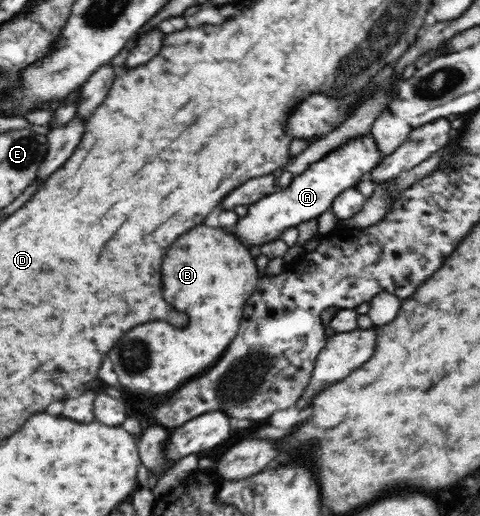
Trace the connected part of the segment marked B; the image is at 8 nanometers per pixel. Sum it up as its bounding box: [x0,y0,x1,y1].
[108,226,262,396]

